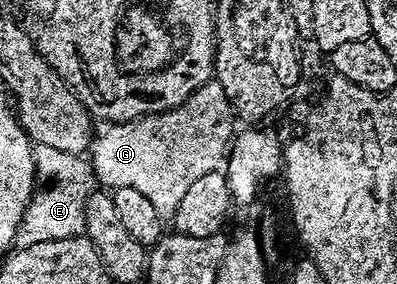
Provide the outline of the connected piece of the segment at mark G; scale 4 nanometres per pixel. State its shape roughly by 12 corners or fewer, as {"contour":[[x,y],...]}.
{"contour":[[211,81],[173,111],[99,122],[106,189],[173,216],[219,166],[232,108]]}

